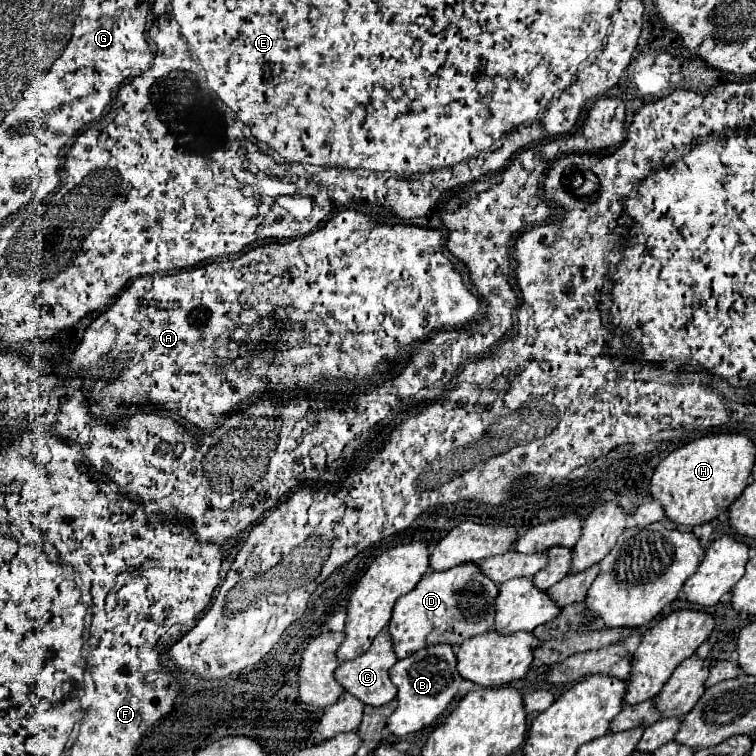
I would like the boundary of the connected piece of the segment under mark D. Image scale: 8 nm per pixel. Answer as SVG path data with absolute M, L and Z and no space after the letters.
M462 563L460 567L452 567L452 571L426 573L408 595L402 595L396 601L396 607L394 607L390 625L388 625L388 633L392 637L396 657L404 659L418 649L424 649L430 645L440 645L440 643L458 647L468 637L492 631L492 603L496 599L496 593L498 593L498 585L490 583L490 579L484 579L484 575L480 575L480 571L476 571L476 565Z

